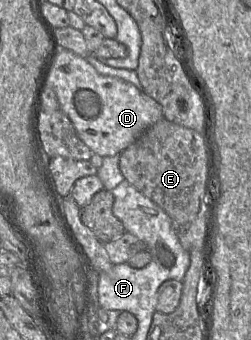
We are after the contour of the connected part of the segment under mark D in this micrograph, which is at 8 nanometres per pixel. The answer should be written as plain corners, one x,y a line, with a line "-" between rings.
62,49
54,60
46,87
57,96
60,110
73,124
78,137
102,157
119,155
163,117
161,105
133,84
104,76
75,53

